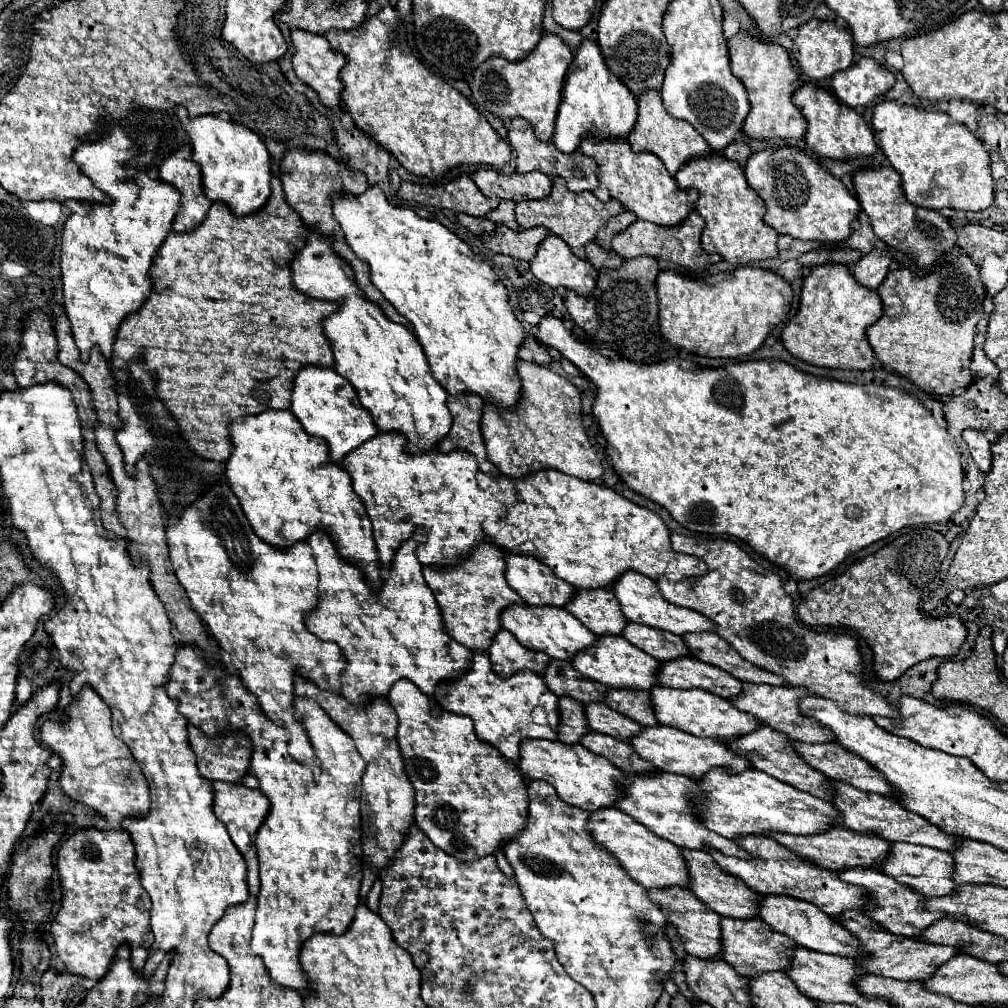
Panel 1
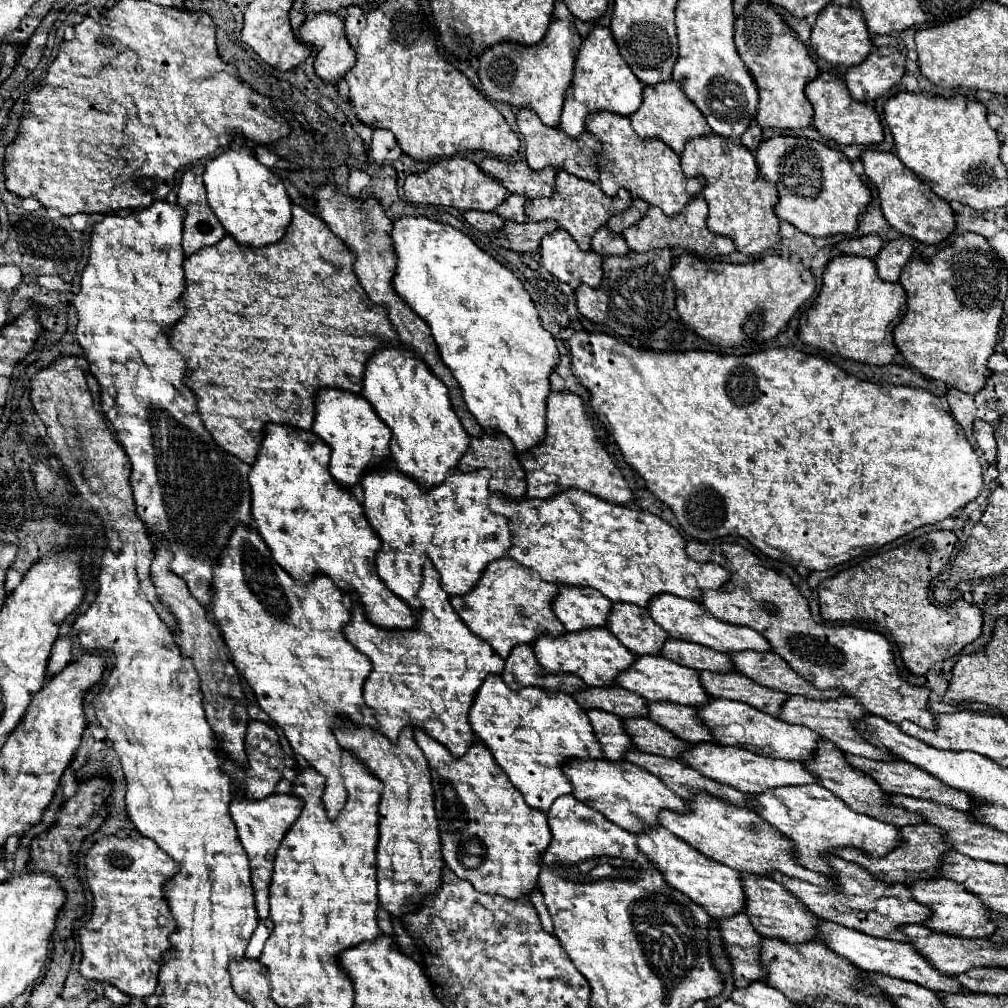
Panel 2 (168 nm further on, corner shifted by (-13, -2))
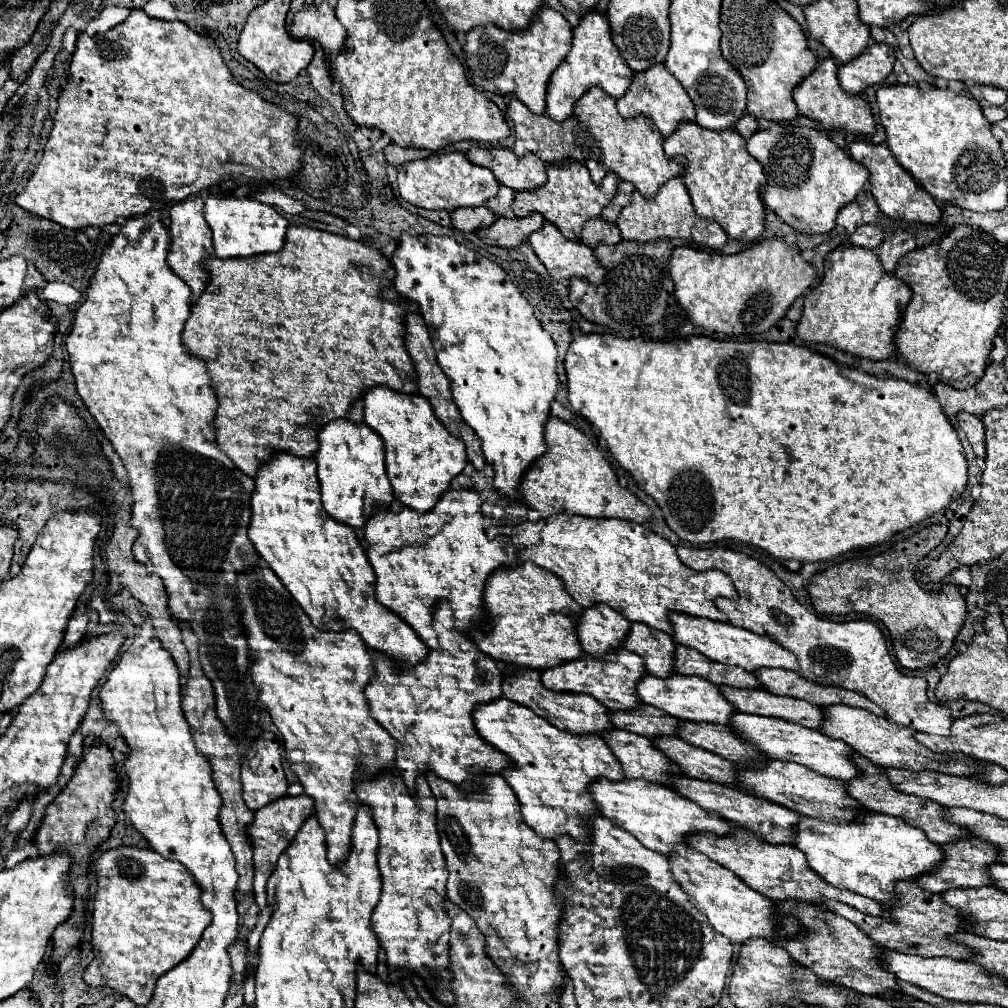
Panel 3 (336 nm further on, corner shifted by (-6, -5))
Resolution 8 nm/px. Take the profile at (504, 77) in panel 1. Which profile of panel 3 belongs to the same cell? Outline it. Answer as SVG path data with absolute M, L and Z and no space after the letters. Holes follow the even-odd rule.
M547 6L535 14L529 30L525 32L505 32L497 26L473 28L467 32L465 44L465 62L469 66L471 82L475 88L493 94L515 94L525 106L529 106L533 114L543 116L549 78L567 56L571 40L573 28L569 22L557 10Z

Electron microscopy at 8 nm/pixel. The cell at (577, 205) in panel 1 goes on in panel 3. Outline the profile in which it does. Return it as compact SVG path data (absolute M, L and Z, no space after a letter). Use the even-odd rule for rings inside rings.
M571 162L571 164L563 164L563 168L553 168L553 166L547 166L547 184L545 188L539 188L535 192L517 192L515 194L515 200L513 200L513 212L515 216L523 218L523 216L529 216L533 212L539 212L547 222L555 224L561 234L567 238L567 240L573 240L573 242L579 242L579 236L581 236L581 228L587 220L593 220L593 218L599 218L601 216L601 210L613 200L613 196L617 194L617 184L619 184L619 178L609 172L603 182L599 186L595 186L595 182L591 180L589 172L585 170L583 164L579 162Z

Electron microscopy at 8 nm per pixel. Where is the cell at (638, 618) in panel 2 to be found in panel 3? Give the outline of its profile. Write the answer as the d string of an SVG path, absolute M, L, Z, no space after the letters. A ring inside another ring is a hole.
M631 622L623 646L645 660L645 668L649 674L665 678L673 672L675 642L669 634L643 622Z

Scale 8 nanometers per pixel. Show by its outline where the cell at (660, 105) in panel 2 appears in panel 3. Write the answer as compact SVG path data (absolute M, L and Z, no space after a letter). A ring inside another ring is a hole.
M663 64L651 66L647 72L637 72L625 96L617 102L617 108L625 120L639 116L651 120L657 126L657 130L663 134L663 138L671 136L683 122L695 122L695 106L691 98L677 82L677 78L667 72Z

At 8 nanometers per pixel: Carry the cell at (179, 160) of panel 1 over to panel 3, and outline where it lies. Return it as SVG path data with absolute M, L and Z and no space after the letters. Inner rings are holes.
M191 196L187 200L177 202L171 210L171 252L167 256L167 262L171 266L171 270L187 282L187 286L191 288L191 304L197 302L197 298L203 292L203 286L207 282L207 274L201 268L201 262L209 256L213 256L213 242L211 242L211 228L203 218L203 198L201 196Z

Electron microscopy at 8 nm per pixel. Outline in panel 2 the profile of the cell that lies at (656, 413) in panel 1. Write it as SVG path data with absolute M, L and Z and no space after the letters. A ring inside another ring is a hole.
M588 331L574 333L568 345L572 351L572 373L590 391L590 407L604 421L604 425L610 427L610 435L620 447L624 461L646 481L648 491L672 509L682 529L694 539L710 541L724 535L740 535L770 557L774 555L774 549L778 549L794 567L802 565L808 571L826 571L850 561L868 547L882 547L922 525L944 521L976 499L982 491L982 467L978 455L962 433L962 427L942 407L940 399L926 389L862 381L832 361L802 353L794 347L774 347L750 355L720 355L698 349L662 353L644 347L636 349L618 337Z

